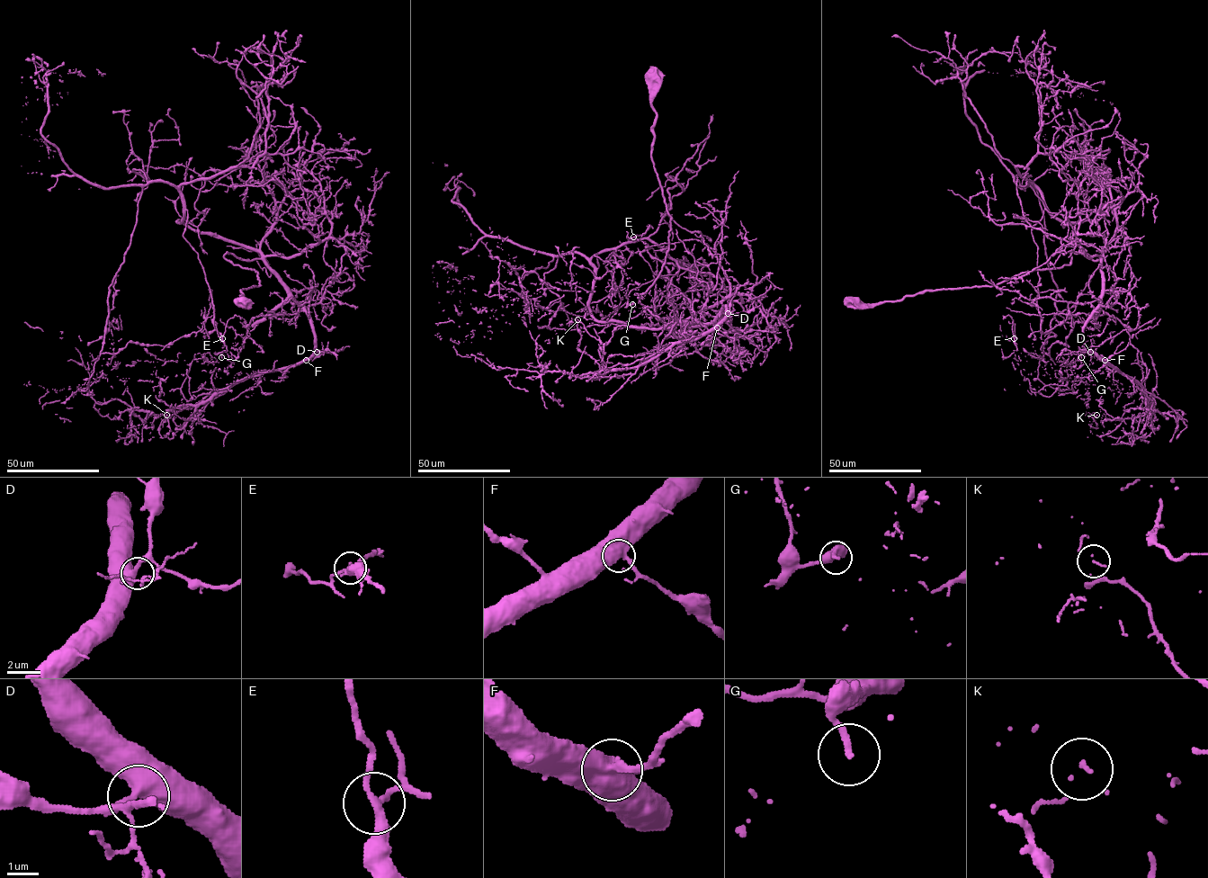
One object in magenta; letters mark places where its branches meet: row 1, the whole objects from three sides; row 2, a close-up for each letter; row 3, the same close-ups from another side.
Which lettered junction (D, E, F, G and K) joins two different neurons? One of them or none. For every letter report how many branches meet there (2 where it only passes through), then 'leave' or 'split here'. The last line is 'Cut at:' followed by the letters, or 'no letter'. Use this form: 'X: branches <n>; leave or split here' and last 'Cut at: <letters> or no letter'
D: branches 2; leave
E: branches 3; leave
F: branches 2; leave
G: branches 1; leave
K: branches 1; leave
Cut at: no letter

